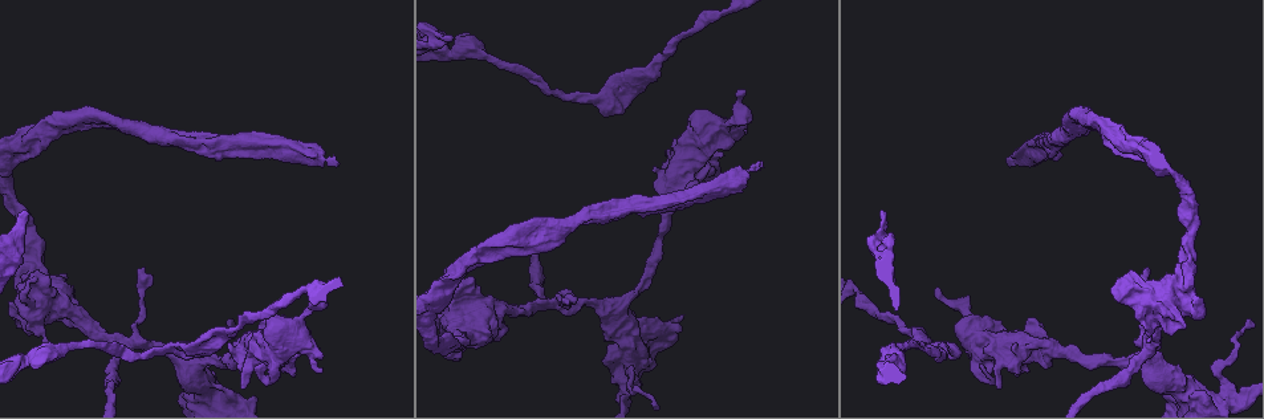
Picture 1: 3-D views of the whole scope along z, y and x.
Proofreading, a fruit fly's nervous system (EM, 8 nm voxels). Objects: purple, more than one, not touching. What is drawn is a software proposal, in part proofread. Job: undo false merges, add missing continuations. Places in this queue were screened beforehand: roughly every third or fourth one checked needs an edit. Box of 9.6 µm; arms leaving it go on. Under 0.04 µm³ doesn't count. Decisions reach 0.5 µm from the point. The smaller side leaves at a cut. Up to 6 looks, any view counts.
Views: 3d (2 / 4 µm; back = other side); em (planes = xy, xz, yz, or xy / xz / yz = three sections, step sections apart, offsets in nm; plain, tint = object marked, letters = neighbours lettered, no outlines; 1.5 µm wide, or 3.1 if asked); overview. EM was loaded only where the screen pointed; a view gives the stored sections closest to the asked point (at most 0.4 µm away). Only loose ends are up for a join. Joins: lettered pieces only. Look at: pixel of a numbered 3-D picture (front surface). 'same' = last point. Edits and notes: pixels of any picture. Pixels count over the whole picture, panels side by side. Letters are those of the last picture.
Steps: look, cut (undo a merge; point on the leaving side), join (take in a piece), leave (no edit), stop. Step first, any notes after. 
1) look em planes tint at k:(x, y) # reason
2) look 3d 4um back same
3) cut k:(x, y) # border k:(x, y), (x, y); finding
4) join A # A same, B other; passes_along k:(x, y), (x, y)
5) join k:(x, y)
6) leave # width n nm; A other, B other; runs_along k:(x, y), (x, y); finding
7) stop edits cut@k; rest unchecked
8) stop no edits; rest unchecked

look em planes letters at 1:(27, 216) # free end

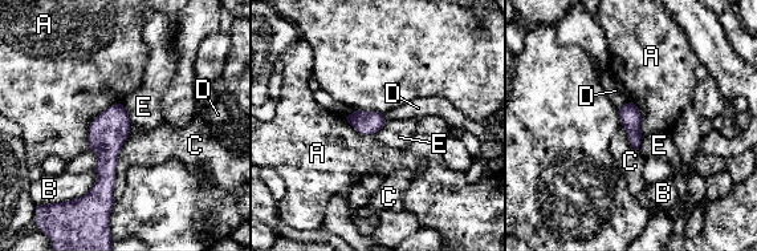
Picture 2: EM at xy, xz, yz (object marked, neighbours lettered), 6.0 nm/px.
leave # width 130 nm; A other, B other, C other, D other, E other; no lettered piece goes on from it

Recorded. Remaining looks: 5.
look em yz step 4 letters at 1:(338, 163) # thick end

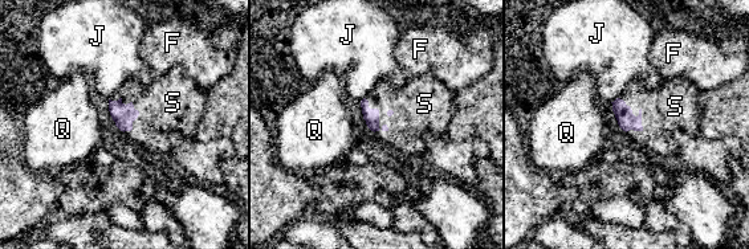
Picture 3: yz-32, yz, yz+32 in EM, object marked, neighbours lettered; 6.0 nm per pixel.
join S # F other, J other, Q other, S same; passes_along 3:(123, 115), (133, 106), (172, 102); it goes on there

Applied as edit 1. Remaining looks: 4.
look overview # see it whole again

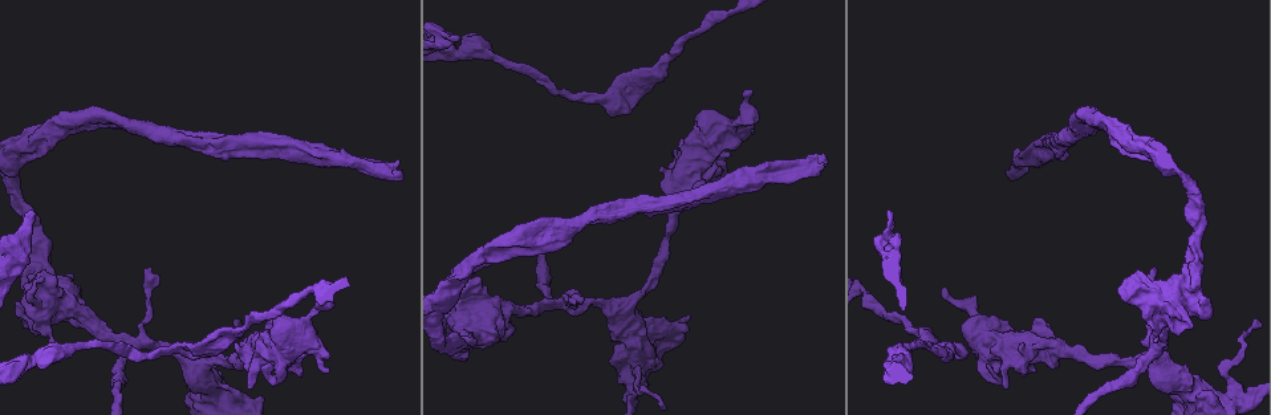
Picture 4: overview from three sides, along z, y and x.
look 3d 4um at 4:(462, 360) # branch stops here

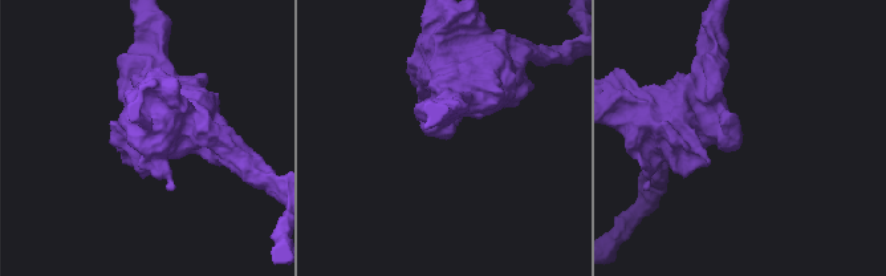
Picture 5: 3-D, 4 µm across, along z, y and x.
look em 3.1um planes letters at 5:(738, 131)

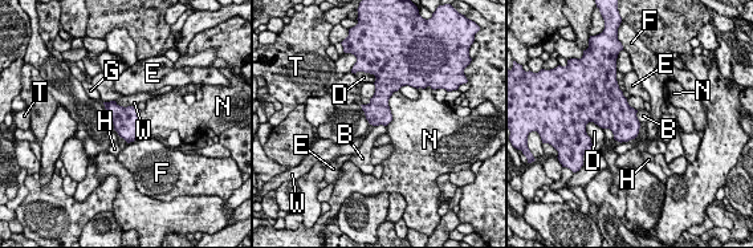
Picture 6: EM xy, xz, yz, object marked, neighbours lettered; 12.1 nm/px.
leave # B other, D other, E other, F other, G other, H other, N other, T other, W other; border 6:(637, 110), (637, 118), (640, 122); none of them fits

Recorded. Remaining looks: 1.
stop edits join@3; rest unchecked

